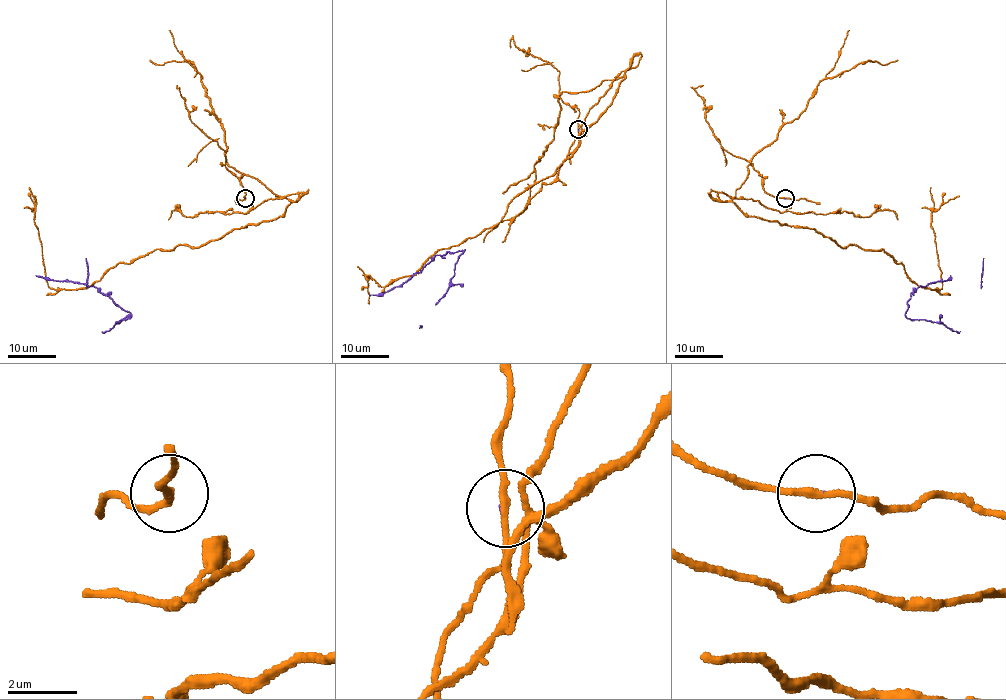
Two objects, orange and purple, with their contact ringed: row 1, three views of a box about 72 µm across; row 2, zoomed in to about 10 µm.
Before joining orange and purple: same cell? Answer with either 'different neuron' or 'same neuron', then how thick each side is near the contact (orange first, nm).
different neuron; calibres 190 and 50 nm

